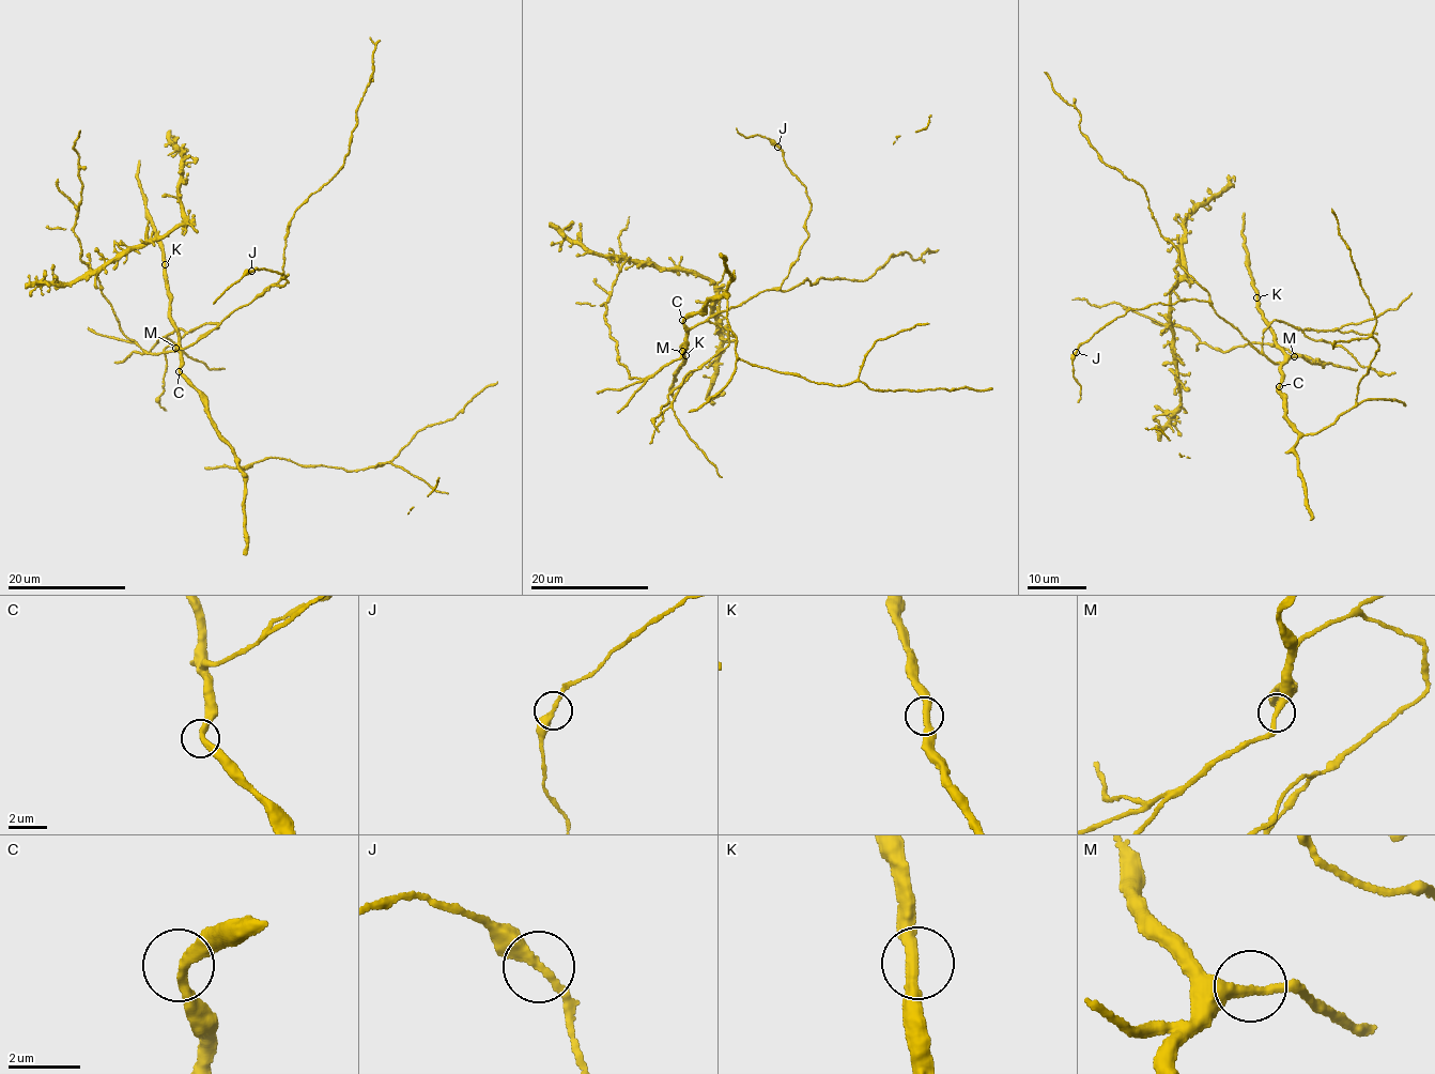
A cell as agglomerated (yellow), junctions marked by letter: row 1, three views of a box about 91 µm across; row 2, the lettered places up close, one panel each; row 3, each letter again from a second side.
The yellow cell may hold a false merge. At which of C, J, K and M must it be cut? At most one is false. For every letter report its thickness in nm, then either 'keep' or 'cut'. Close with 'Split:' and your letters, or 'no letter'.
C: 320 nm thick; keep
J: 320 nm thick; keep
K: 320 nm thick; keep
M: 280 nm thick; keep
Split: no letter

